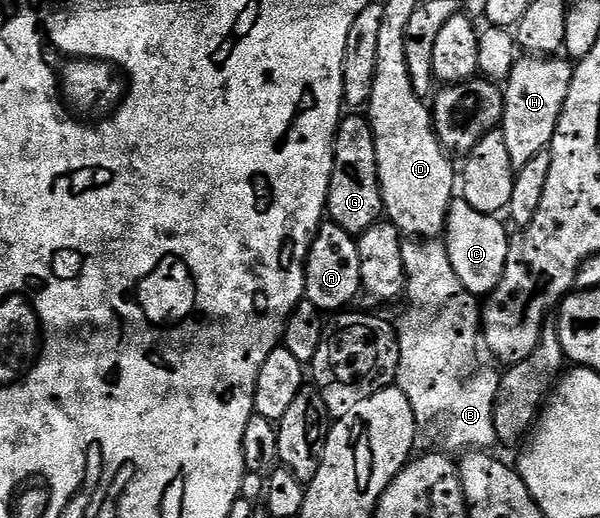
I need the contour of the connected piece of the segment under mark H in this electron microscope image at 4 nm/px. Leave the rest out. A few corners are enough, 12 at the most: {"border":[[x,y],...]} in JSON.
{"border":[[523,55],[501,128],[520,169],[557,131],[573,65]]}

